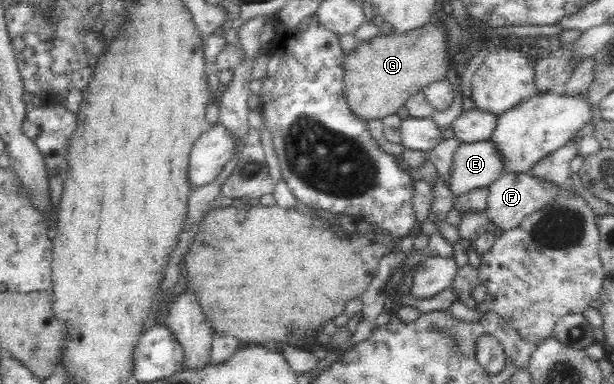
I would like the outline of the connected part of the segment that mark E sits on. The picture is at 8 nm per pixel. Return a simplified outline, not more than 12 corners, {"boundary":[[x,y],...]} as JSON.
{"boundary":[[493,142],[461,143],[453,154],[454,198],[489,187],[503,172]]}

